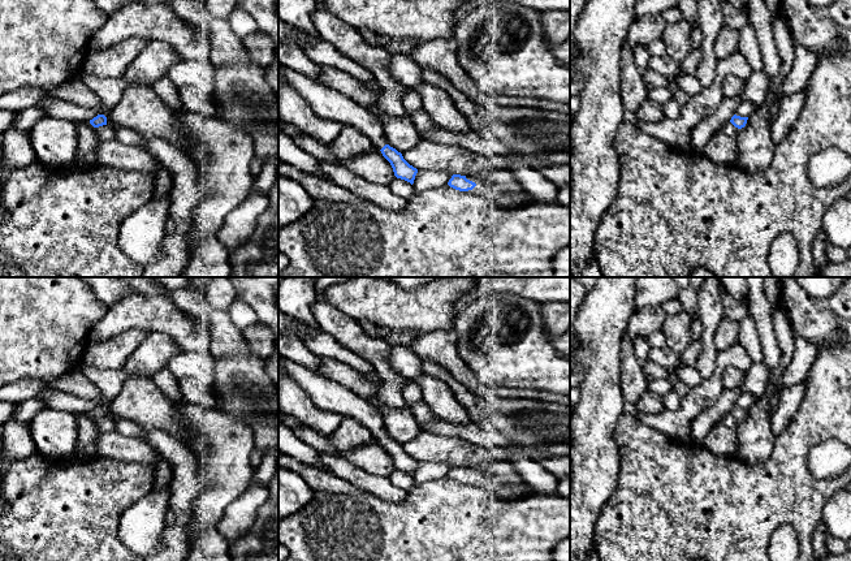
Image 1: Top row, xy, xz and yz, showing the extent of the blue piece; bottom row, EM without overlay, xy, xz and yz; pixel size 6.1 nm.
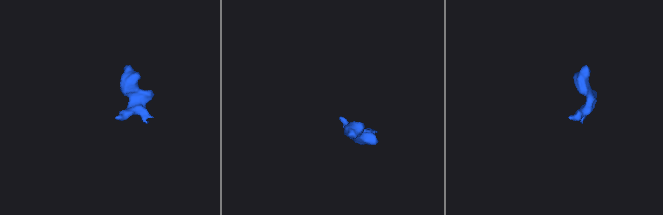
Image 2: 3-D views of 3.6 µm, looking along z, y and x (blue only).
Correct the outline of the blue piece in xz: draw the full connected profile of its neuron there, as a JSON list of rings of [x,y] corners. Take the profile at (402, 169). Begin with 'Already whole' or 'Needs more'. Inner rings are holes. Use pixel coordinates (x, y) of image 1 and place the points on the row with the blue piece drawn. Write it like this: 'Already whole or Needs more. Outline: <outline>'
Needs more. Outline: [[[278,64],[278,82],[284,82],[295,90],[317,117],[351,125],[362,131],[390,163],[394,176],[411,185],[414,184],[418,169],[410,165],[401,152],[386,143],[381,121],[364,107],[323,82],[281,64]]]

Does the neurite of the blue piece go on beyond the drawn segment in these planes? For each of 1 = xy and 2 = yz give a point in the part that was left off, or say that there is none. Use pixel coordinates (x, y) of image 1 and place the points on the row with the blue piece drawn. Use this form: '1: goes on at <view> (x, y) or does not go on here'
1: does not go on here
2: does not go on here

